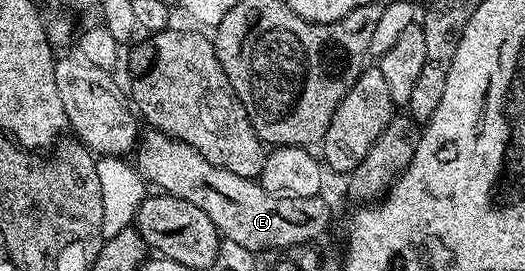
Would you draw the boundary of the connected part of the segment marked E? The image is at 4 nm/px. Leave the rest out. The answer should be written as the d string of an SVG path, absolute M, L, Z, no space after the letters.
M148 130L145 131L145 133L145 136L143 133L143 135L139 137L138 143L134 148L134 157L136 156L136 160L134 159L134 167L136 171L140 173L141 177L143 177L149 185L157 184L157 186L160 187L157 189L159 189L161 193L169 196L177 196L186 202L194 202L194 206L198 206L198 210L205 212L205 214L207 214L210 218L210 222L214 222L214 226L219 230L223 239L229 240L230 242L238 242L238 246L246 246L246 250L250 250L253 254L259 254L269 250L286 250L294 248L294 245L296 244L302 244L318 237L327 226L330 218L330 208L324 200L325 197L323 195L303 197L270 195L270 193L267 192L255 179L247 176L239 176L238 174L230 174L230 170L222 170L218 166L214 166L210 162L206 162L206 158L202 158L202 154L198 154L198 152L190 147L190 145L186 142L176 140L173 136L168 136L164 132L157 132L155 130Z

